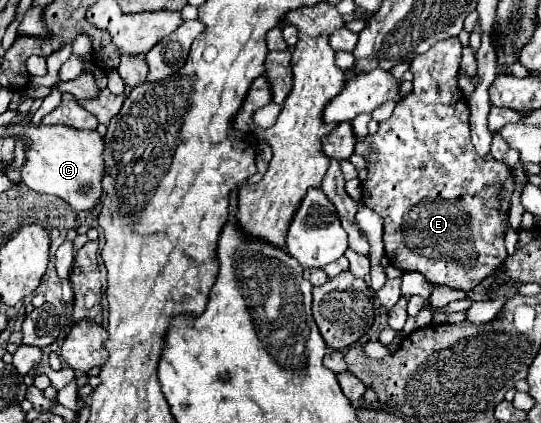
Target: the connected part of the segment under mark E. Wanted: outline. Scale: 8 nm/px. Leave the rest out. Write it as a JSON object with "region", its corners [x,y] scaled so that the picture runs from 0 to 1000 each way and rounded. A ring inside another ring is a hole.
{"region":[[[826,92],[800,106],[789,125],[760,149],[763,215],[749,225],[726,272],[701,291],[693,319],[656,343],[656,362],[678,371],[682,352],[697,362],[697,385],[678,385],[682,414],[667,433],[671,485],[701,504],[712,522],[712,603],[723,626],[741,641],[771,641],[797,674],[826,674],[837,683],[871,688],[893,660],[919,645],[930,626],[937,508],[945,461],[952,452],[948,400],[908,366],[882,366],[867,324],[867,253],[860,225],[845,206],[845,173],[852,154],[848,92]]]}

